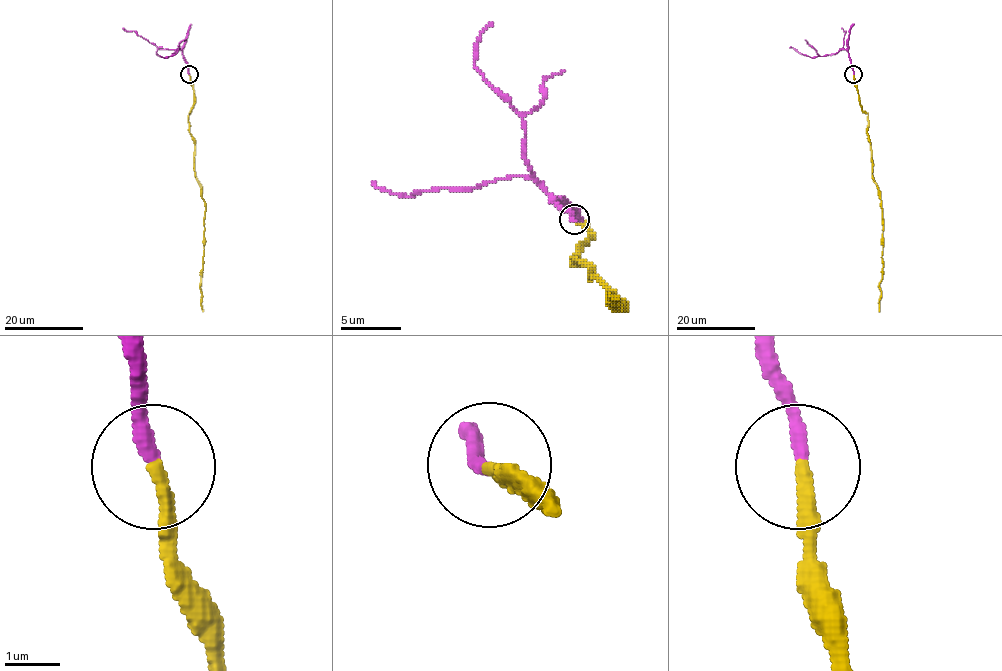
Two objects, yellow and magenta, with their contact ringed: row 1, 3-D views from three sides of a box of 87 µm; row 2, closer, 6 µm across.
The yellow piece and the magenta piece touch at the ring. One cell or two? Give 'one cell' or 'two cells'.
one cell

